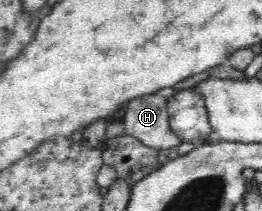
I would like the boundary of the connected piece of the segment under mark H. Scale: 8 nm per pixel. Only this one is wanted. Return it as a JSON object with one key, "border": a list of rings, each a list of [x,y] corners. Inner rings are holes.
{"border":[[[157,93],[129,101],[122,120],[126,134],[138,138],[145,146],[170,149],[184,142],[171,130],[168,99]]]}

